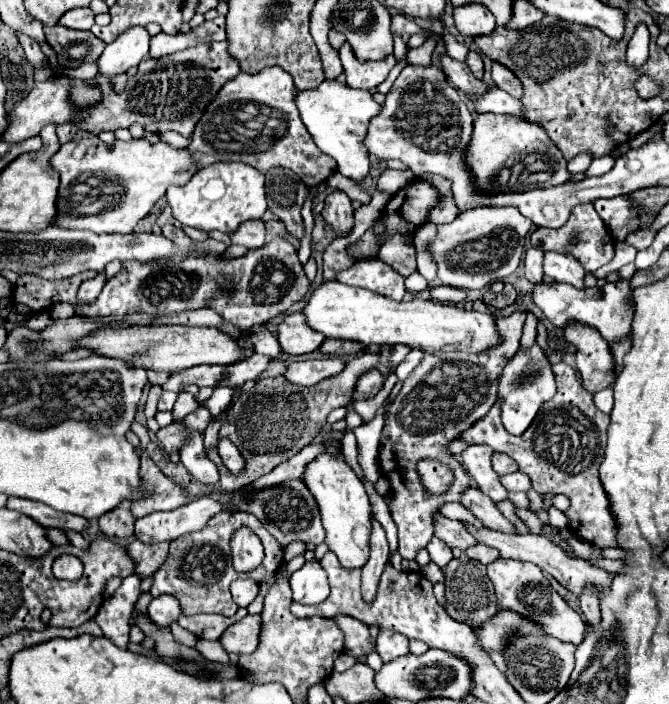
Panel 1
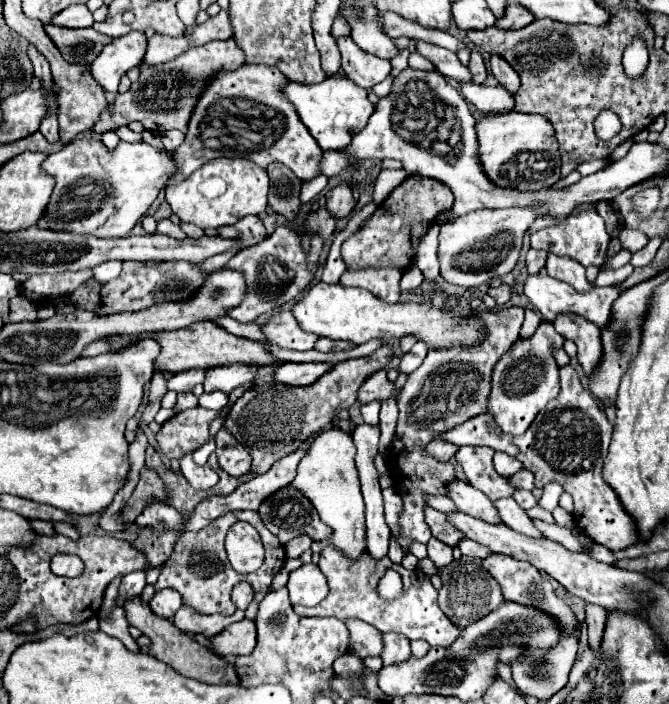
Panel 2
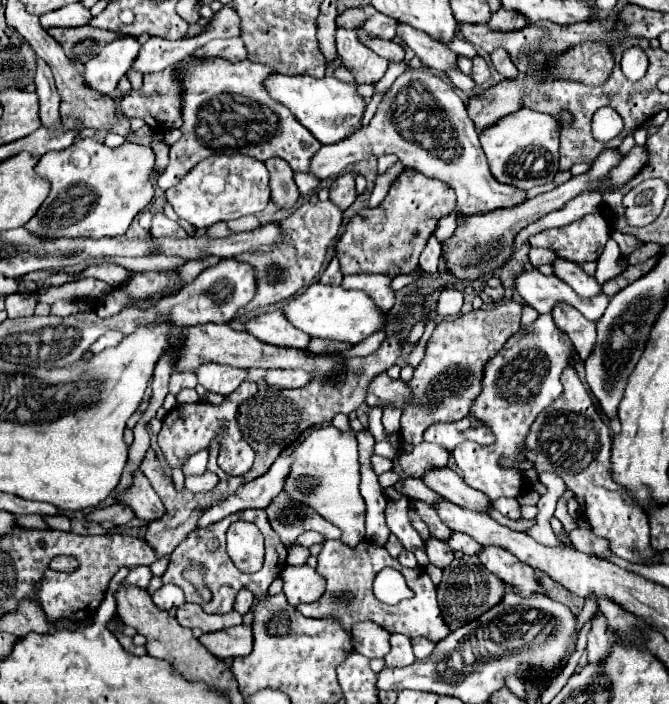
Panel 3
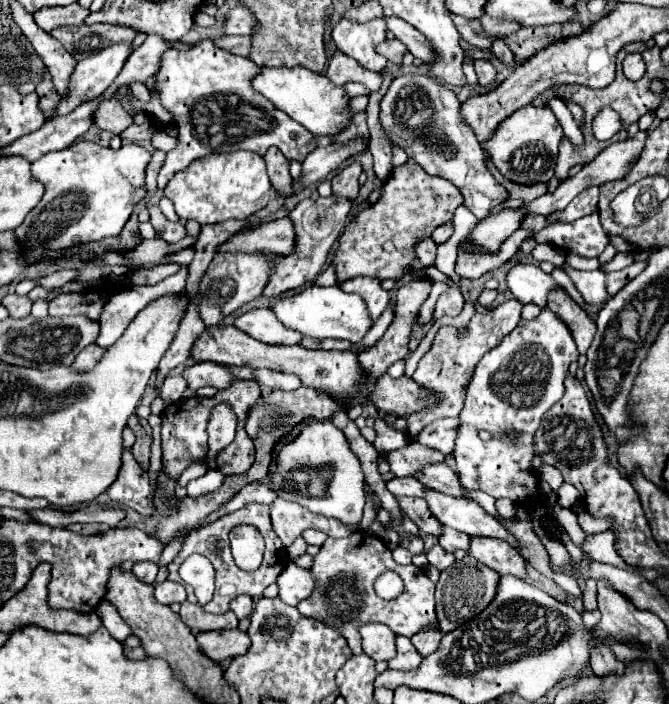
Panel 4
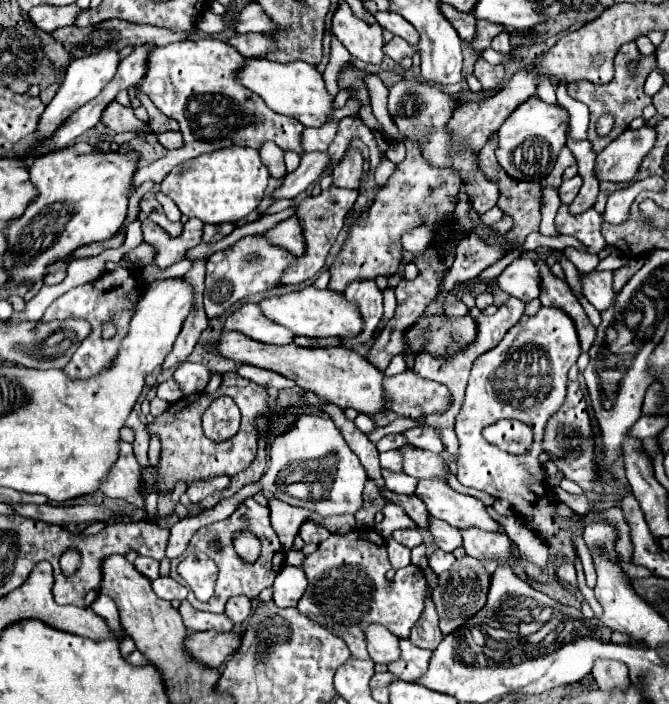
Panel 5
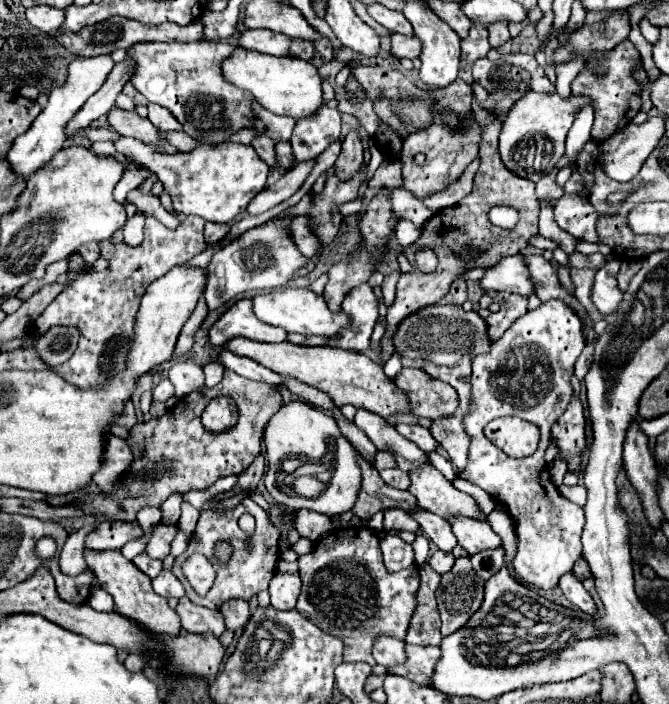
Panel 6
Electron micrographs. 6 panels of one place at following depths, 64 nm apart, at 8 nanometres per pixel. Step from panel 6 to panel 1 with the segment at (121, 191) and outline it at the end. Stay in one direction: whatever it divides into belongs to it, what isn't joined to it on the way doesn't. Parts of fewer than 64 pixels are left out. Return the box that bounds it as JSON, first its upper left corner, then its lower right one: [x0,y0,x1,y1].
[188,66,336,184]

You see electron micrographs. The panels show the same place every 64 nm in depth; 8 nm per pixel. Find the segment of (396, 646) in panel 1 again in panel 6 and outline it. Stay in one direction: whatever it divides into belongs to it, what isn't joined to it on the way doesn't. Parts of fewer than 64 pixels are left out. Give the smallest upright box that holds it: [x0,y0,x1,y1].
[388,644,440,684]

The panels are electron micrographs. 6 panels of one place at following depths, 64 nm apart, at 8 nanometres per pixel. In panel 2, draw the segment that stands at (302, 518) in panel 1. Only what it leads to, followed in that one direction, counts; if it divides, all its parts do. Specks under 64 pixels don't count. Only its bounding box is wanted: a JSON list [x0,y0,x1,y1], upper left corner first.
[258,484,330,544]

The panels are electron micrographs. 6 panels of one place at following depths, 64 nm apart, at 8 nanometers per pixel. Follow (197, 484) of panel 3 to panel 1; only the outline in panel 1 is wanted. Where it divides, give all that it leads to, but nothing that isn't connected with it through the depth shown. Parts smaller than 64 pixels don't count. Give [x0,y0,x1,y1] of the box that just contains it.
[180,432,218,484]

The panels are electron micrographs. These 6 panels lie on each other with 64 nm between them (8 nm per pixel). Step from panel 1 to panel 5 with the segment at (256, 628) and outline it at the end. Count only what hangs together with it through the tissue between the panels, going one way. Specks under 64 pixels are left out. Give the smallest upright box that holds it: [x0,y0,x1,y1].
[186,632,242,668]

